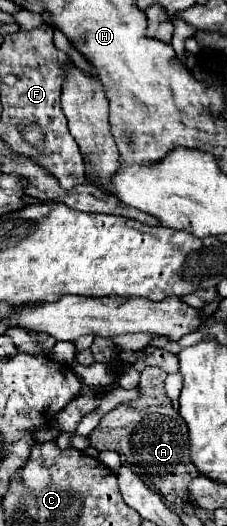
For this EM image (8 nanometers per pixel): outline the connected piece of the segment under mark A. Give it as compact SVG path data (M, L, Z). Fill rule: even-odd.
M152 366L142 370L142 378L138 388L142 390L142 398L134 402L124 402L102 416L100 426L90 434L92 446L98 450L116 450L124 464L134 468L136 474L154 484L154 488L162 494L162 498L170 506L186 506L190 502L188 484L196 476L200 476L198 468L190 460L190 440L184 418L172 408L172 402L164 394L164 378L162 370Z

